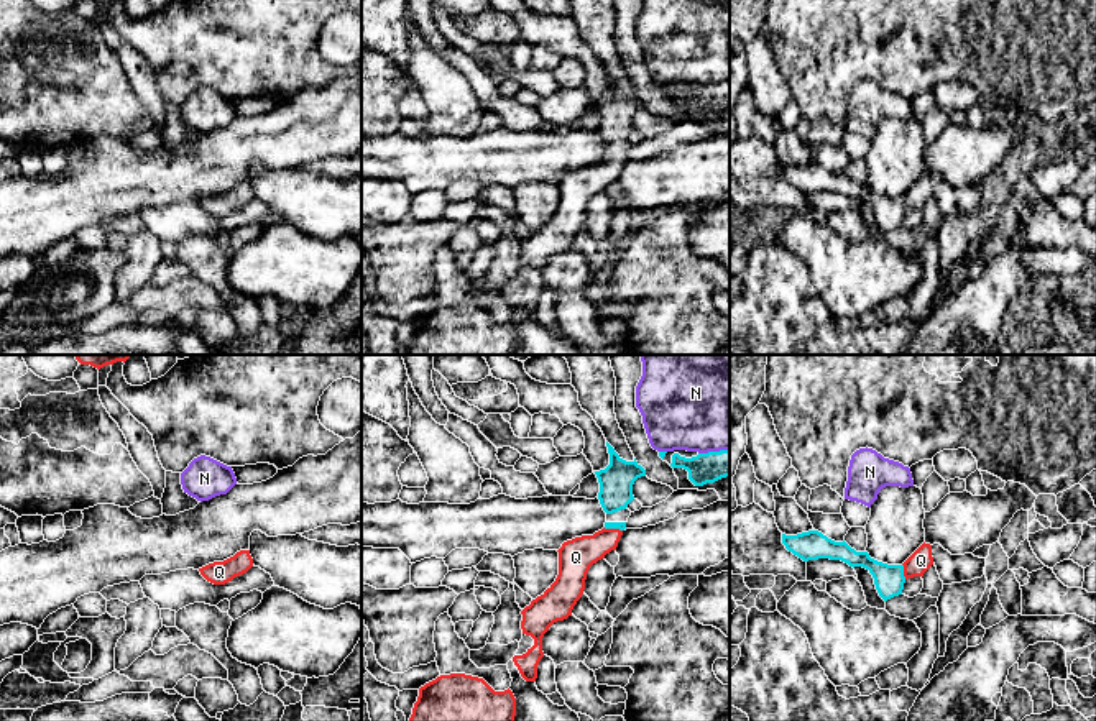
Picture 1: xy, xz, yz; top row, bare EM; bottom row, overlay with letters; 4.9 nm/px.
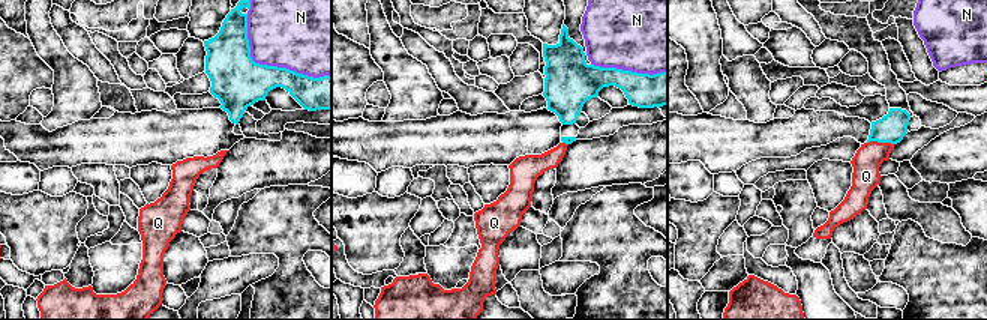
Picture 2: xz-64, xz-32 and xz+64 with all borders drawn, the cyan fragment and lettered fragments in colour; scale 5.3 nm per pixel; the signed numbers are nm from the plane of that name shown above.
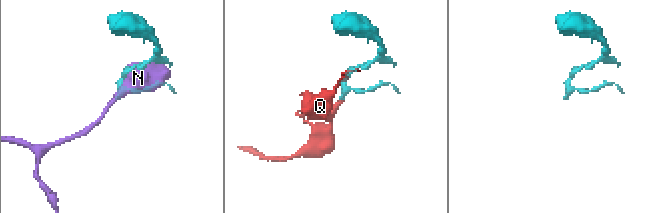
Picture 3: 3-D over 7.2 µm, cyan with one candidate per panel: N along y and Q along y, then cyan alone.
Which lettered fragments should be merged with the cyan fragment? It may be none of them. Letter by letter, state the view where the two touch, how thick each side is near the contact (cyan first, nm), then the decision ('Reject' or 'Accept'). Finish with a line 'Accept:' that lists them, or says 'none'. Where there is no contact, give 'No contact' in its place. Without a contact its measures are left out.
N: Touches cyan in xz. Thickness 150 nm (cyan) against 420 nm. Reject
Q: Touches cyan in yz. Thickness 150 nm (cyan) against 110 nm. Accept
Accept: Q

